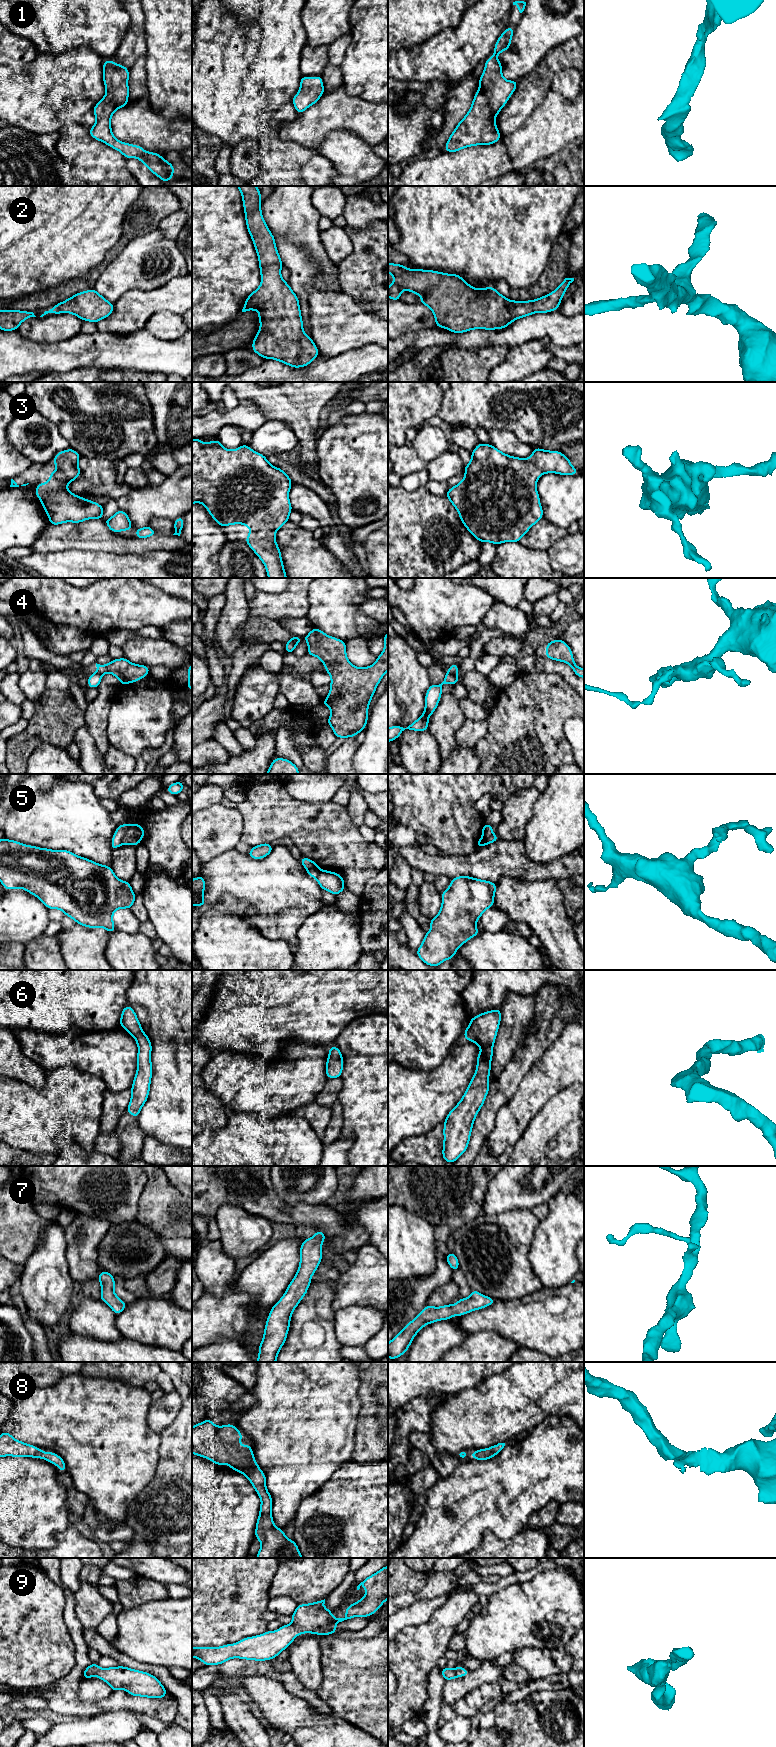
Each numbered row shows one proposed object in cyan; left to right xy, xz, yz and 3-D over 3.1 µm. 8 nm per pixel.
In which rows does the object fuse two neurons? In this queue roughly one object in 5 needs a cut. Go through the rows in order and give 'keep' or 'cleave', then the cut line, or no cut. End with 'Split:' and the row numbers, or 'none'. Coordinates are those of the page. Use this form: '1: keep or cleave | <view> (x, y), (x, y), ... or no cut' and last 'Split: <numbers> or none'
1: keep | no cut
2: keep | no cut
3: keep | no cut
4: cleave | yz (456, 671), (447, 672)
5: cleave | xy (128, 825), (121, 843)
6: keep | no cut
7: keep | no cut
8: keep | no cut
9: keep | no cut
Split: 4, 5

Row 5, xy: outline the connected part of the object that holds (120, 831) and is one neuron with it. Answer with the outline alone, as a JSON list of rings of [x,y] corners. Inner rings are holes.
[[[120,824],[118,825],[115,834],[112,837],[111,842],[111,850],[117,849],[120,845],[122,845],[122,838],[125,834],[125,831],[127,830],[128,825],[127,824]]]

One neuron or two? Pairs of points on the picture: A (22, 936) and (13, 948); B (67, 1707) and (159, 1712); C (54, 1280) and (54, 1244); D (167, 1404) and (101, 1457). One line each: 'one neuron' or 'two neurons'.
A: two neurons
B: one neuron
C: one neuron
D: two neurons

